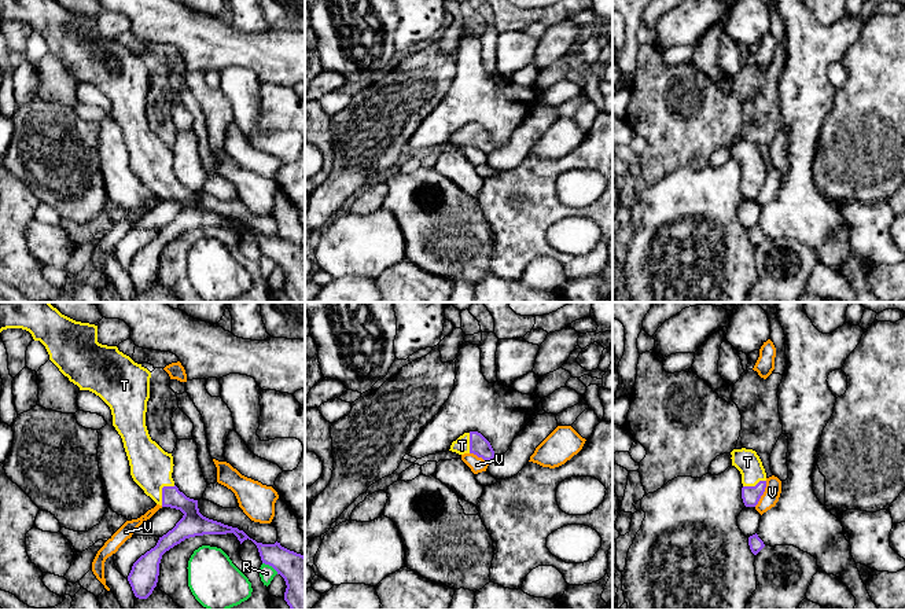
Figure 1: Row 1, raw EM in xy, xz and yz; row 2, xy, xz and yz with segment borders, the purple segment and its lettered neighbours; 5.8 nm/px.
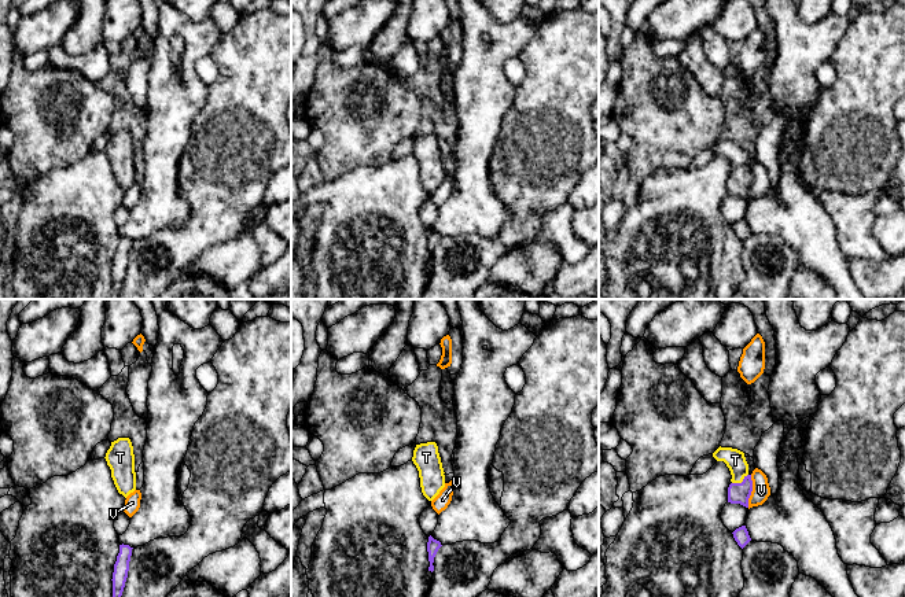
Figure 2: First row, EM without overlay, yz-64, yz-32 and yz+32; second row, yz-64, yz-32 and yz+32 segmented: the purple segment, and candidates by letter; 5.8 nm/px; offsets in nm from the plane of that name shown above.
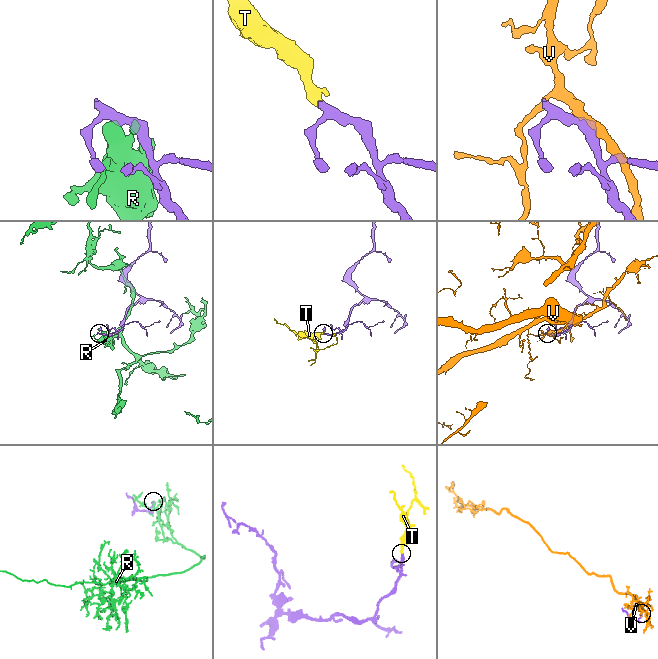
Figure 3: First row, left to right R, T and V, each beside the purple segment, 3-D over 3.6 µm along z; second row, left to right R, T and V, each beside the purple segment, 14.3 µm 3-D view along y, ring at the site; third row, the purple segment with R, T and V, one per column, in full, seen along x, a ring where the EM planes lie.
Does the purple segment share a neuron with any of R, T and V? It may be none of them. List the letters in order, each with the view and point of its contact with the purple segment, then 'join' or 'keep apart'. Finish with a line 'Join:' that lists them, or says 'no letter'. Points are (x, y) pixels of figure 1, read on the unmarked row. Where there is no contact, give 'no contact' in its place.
R: contact xy (271, 257); keep apart
T: contact xy (162, 183); join
V: contact yz (762, 186); keep apart
Join: T

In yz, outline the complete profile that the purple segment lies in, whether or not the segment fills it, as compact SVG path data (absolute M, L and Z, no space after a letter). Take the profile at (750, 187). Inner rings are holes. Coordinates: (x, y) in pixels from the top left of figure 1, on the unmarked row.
M733 142L732 158L742 166L742 191L746 199L755 199L766 180L766 165L762 154L753 142Z

